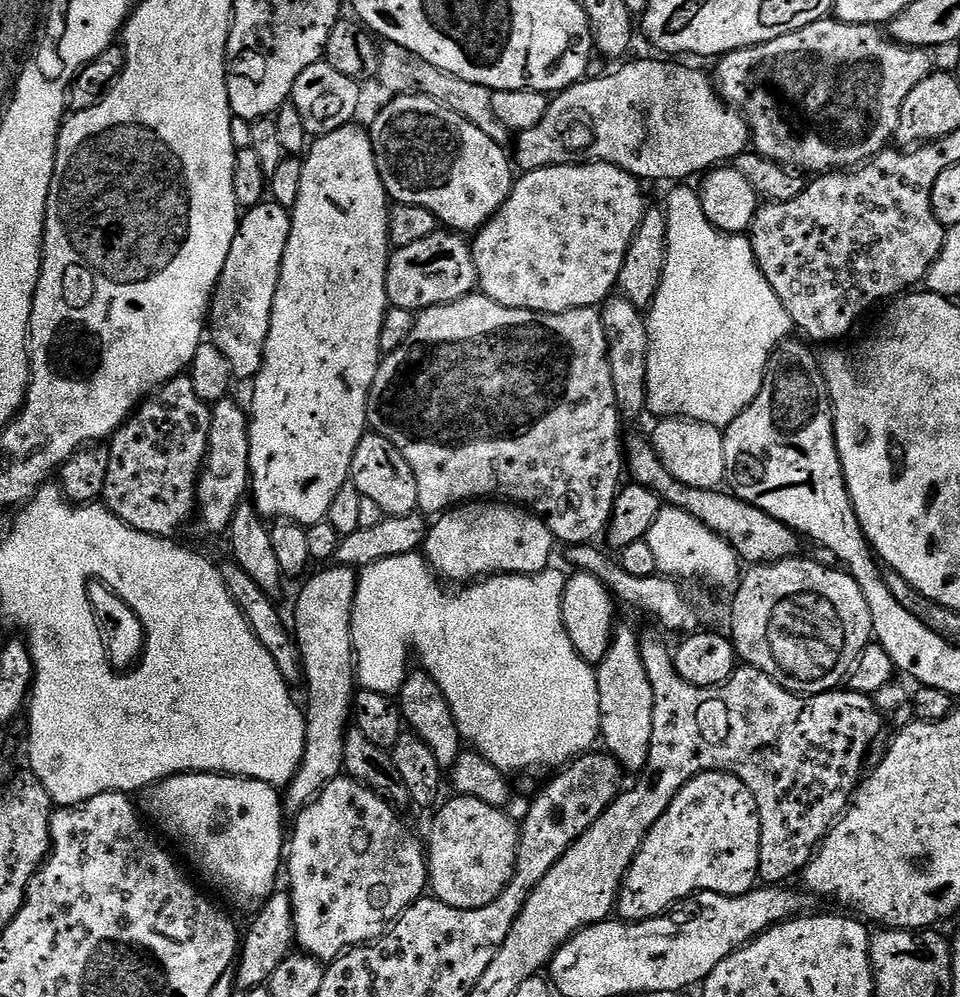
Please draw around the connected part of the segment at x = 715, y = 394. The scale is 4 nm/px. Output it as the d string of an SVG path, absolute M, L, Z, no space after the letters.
M676 186L668 196L666 211L668 214L668 257L666 266L662 274L662 282L658 294L652 299L652 303L646 312L648 322L648 357L646 358L646 394L648 395L649 413L653 412L656 418L667 418L669 416L686 416L689 420L706 422L717 426L726 426L742 414L758 398L758 390L762 390L764 375L768 369L768 360L772 356L772 351L780 345L783 340L789 339L793 335L794 325L790 314L786 314L786 306L778 302L778 294L774 294L774 286L766 282L762 270L756 265L756 259L752 253L752 241L744 234L729 234L721 232L703 213L700 193L695 187Z

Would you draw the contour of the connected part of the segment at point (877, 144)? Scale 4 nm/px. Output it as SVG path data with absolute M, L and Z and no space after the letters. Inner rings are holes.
M825 18L818 22L810 22L810 26L802 26L802 30L797 32L782 34L770 42L762 42L749 48L739 48L733 52L727 52L725 56L719 57L717 64L720 65L717 66L716 72L714 71L714 83L720 95L724 97L724 102L731 104L747 120L750 144L758 155L792 170L823 174L837 170L851 170L889 147L890 141L896 134L898 118L902 110L902 102L906 102L906 94L910 94L910 90L914 90L914 86L918 86L918 82L922 82L922 78L926 78L934 71L932 56L933 53L929 49L908 48L905 44L897 44L877 25L847 24L835 18Z

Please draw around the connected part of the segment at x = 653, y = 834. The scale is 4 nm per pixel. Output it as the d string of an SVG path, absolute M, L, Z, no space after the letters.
M703 772L702 774L698 774L690 782L686 782L686 786L682 786L682 790L678 790L674 802L670 802L670 806L662 814L662 818L658 818L658 822L654 822L654 826L646 834L646 838L634 858L634 862L630 865L628 872L624 876L624 881L620 883L620 895L618 897L619 919L625 922L649 920L650 918L659 916L662 912L667 912L673 904L678 904L682 900L689 899L698 892L717 892L723 896L741 896L742 894L751 892L758 884L761 847L762 829L760 826L760 815L758 814L758 806L756 805L754 794L750 794L748 787L730 772Z

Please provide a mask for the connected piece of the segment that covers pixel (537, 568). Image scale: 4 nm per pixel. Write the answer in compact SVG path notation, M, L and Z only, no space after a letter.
M465 502L453 506L447 512L435 517L436 525L427 529L422 555L428 562L428 567L437 577L448 580L464 580L460 582L475 582L489 576L533 576L542 572L553 563L552 531L544 525L543 519L535 512L517 506L512 502Z

